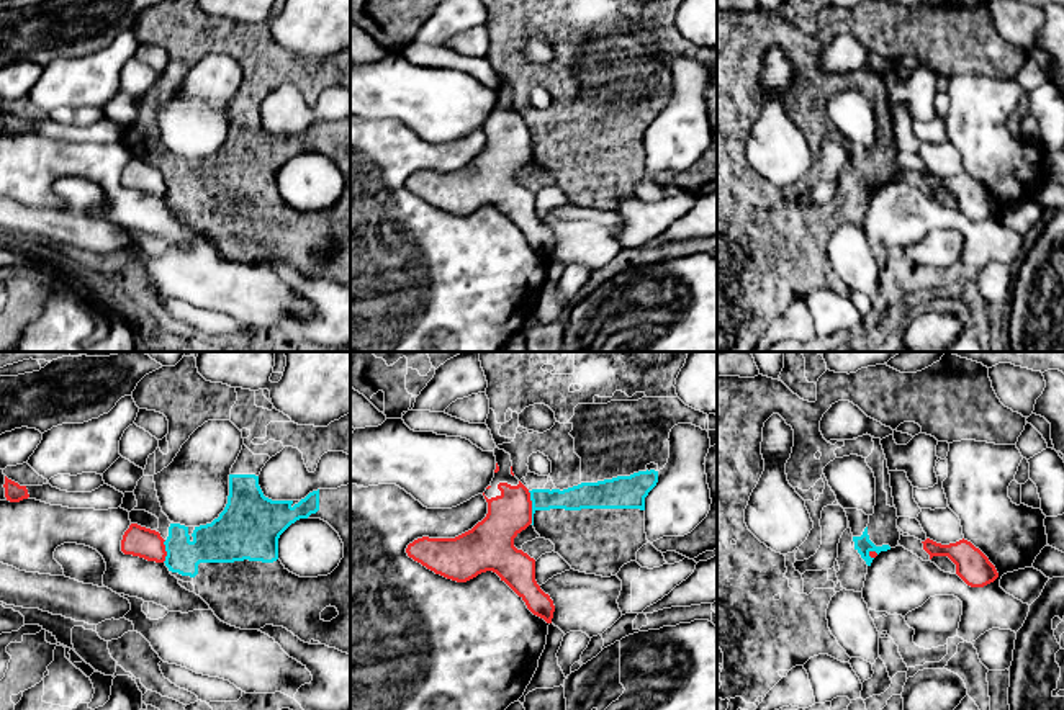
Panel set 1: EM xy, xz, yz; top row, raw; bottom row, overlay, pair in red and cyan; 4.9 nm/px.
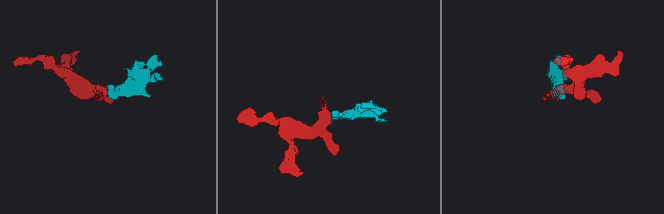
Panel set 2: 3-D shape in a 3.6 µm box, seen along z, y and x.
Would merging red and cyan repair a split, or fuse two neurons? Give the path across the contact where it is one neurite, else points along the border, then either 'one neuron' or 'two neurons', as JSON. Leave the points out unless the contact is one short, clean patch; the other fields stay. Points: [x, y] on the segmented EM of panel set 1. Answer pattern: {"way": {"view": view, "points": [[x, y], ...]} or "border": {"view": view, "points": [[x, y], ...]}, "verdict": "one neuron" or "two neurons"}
{"border": {"view": "xz", "points": [[527, 491], [532, 522]]}, "verdict": "two neurons"}

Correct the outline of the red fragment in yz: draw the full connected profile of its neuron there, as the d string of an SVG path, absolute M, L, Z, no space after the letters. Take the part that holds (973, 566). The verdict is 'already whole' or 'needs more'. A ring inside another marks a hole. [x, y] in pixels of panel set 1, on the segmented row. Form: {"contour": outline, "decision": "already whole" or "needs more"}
{"contour": "M930 538L922 543L930 559L933 556L948 556L956 564L956 574L971 587L984 587L999 577L989 558L964 538L949 545L941 545Z", "decision": "already whole"}

